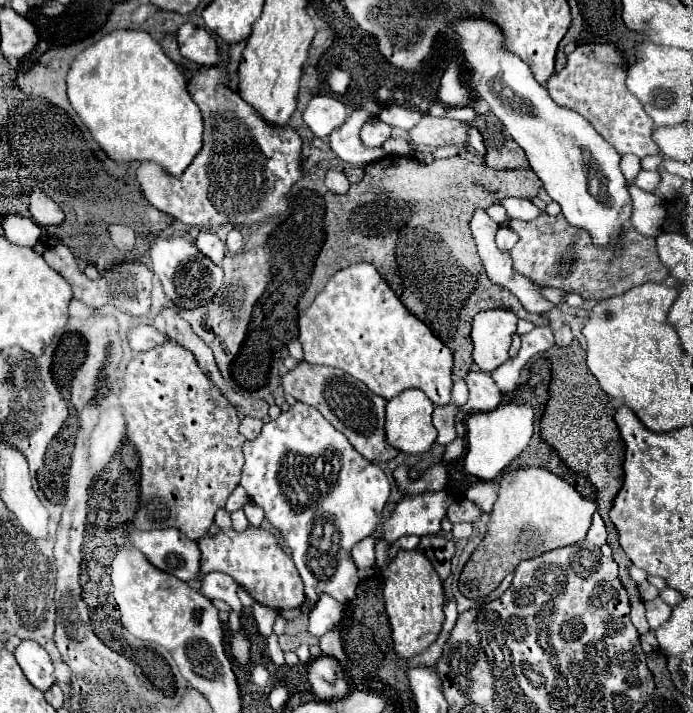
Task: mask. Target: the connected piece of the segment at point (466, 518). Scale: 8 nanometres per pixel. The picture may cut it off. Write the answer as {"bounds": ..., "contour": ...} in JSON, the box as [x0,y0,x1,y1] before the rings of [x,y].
{"bounds":[447,498,483,524],"contour":[[[467,498],[461,500],[461,502],[455,502],[453,506],[449,506],[449,512],[447,512],[447,518],[449,518],[451,524],[459,524],[459,522],[475,524],[475,522],[479,522],[481,516],[483,516],[483,510]]]}

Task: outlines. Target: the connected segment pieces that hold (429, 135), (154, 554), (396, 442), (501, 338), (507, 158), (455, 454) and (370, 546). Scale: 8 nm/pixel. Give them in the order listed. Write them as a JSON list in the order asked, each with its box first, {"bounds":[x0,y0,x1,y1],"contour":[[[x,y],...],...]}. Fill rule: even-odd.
[{"bounds":[409,114,484,159],"contour":[[[425,114],[419,124],[415,124],[409,130],[409,148],[411,152],[417,150],[417,146],[445,146],[455,144],[462,146],[471,153],[484,159],[475,149],[468,145],[467,124],[451,118],[435,118]]]},{"bounds":[131,528,201,582],"contour":[[[177,528],[161,530],[133,530],[131,546],[145,554],[145,558],[159,570],[191,582],[201,568],[201,552],[197,542],[183,536]]]},{"bounds":[385,388,437,454],"contour":[[[409,388],[407,392],[401,392],[399,396],[391,398],[387,402],[385,432],[387,432],[387,442],[405,454],[427,452],[437,438],[437,430],[431,424],[431,400],[417,388]]]},{"bounds":[471,308,517,374],"contour":[[[495,308],[479,312],[471,324],[473,360],[475,364],[491,374],[509,358],[511,336],[517,330],[517,316],[511,310]]]},{"bounds":[473,114,529,170],"contour":[[[479,114],[473,122],[487,146],[485,164],[495,170],[507,170],[507,168],[527,168],[529,162],[525,158],[525,152],[521,146],[511,140],[503,124],[493,114]]]},{"bounds":[445,436,465,462],"contour":[[[457,436],[457,438],[445,448],[445,460],[451,462],[451,460],[459,458],[459,456],[463,454],[463,450],[465,450],[465,436]]]},{"bounds":[351,536,375,568],"contour":[[[369,536],[353,546],[351,556],[357,568],[371,568],[375,564],[375,536]]]}]

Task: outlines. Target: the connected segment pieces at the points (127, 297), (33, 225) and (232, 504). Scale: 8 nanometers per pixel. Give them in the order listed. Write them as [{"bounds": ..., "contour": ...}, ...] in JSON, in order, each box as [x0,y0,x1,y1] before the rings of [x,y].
[{"bounds":[73,260,153,316],"contour":[[[125,260],[105,270],[97,280],[89,280],[87,276],[75,276],[73,278],[73,298],[93,308],[113,306],[121,312],[143,316],[143,314],[149,314],[151,310],[151,286],[153,286],[151,282],[153,282],[153,272],[141,260]]]},{"bounds":[1,214,41,246],"contour":[[[11,214],[1,218],[5,238],[17,246],[35,246],[41,238],[41,226],[33,218]]]},{"bounds":[225,486,249,512],"contour":[[[237,486],[237,488],[233,490],[233,494],[229,496],[229,500],[227,500],[227,504],[225,504],[225,510],[227,510],[227,512],[235,512],[235,510],[239,510],[241,506],[245,506],[247,502],[249,502],[247,492],[245,492],[241,486]]]}]

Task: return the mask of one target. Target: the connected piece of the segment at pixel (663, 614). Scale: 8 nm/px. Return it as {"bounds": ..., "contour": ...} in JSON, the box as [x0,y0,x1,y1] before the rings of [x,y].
{"bounds":[645,598,671,630],"contour":[[[661,598],[645,602],[645,610],[647,610],[647,620],[649,620],[651,630],[659,628],[671,616],[671,606],[665,604]]]}

